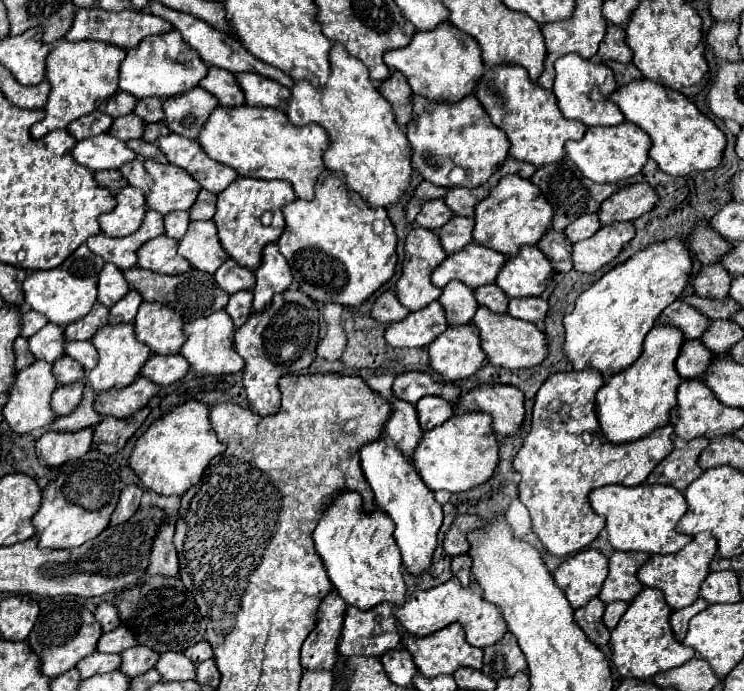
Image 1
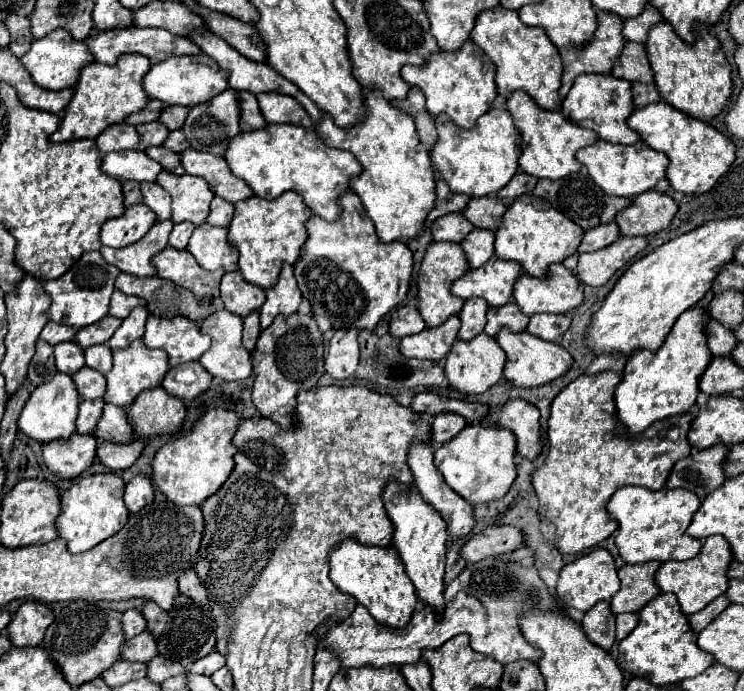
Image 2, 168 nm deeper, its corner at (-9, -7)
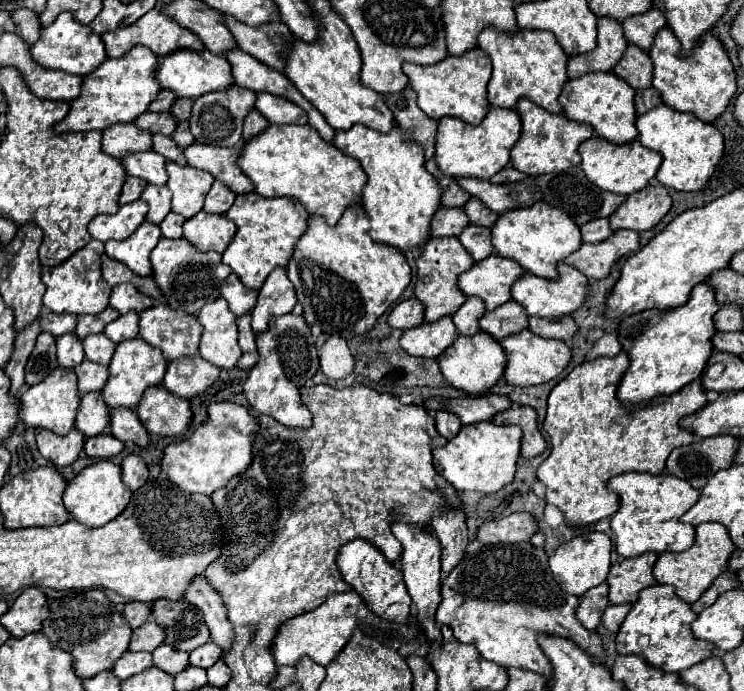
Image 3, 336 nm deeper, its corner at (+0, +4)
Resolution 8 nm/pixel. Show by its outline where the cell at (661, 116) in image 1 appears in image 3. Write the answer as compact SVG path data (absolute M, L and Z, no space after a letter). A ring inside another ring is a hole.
M660 104L660 108L652 108L652 112L646 112L644 116L638 116L636 128L638 128L638 140L646 148L658 150L664 158L656 174L656 180L674 190L684 192L702 190L708 178L714 174L716 164L720 162L724 152L724 138L718 128L698 120L690 112L676 112L666 104Z

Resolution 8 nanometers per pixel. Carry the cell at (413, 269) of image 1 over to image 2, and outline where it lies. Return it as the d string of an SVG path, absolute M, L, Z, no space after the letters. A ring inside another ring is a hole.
M429 243L423 265L421 265L421 273L419 273L419 281L417 281L417 289L419 289L419 313L425 319L427 327L437 327L441 323L445 323L451 315L459 315L461 307L463 307L463 299L451 295L451 285L455 279L459 279L461 275L465 275L465 271L469 269L465 251L459 243Z

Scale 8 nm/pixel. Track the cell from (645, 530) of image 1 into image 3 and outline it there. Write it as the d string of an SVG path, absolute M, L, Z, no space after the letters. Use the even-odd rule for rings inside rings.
M628 472L610 478L606 484L620 498L620 508L610 520L614 532L616 552L624 558L634 558L644 552L682 552L694 542L694 526L682 524L680 516L692 508L698 500L698 490L694 490L686 480L666 476L666 474L640 474Z

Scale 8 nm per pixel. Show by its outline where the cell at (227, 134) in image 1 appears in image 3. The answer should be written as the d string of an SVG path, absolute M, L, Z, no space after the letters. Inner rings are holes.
M256 94L256 110L270 122L270 126L248 140L238 156L238 166L254 184L254 190L260 196L292 196L298 198L310 214L324 216L330 226L334 226L344 208L360 202L360 190L366 184L366 174L358 160L340 152L336 146L324 142L320 134L310 128L306 112L272 94ZM278 124L278 126L276 126ZM280 124L306 124L306 126L280 126Z

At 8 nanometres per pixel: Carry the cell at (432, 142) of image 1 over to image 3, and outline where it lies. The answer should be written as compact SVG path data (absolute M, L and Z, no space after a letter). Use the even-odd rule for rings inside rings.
M490 106L486 118L478 124L466 124L458 118L440 118L436 132L436 164L450 178L478 178L488 180L502 170L510 160L510 148L518 140L522 122L516 110Z

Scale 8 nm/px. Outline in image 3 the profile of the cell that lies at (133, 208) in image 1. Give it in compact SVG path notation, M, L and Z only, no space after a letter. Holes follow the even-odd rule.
M134 200L132 204L120 206L116 214L100 214L88 224L88 232L96 240L124 240L128 238L146 218L148 204L144 200Z

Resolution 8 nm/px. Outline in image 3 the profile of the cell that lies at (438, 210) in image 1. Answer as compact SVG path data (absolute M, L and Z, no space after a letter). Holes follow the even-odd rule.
M442 206L430 224L430 236L458 236L468 226L468 216L462 208Z

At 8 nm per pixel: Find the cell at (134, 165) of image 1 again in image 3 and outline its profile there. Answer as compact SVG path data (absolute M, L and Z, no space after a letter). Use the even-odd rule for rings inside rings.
M148 184L140 198L150 206L146 220L152 224L160 224L170 212L170 190L166 186Z

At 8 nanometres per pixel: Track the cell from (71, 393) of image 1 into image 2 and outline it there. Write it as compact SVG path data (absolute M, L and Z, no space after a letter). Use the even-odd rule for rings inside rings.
M95 399L95 401L81 401L79 403L79 417L77 417L77 431L79 433L93 433L97 427L97 421L103 415L103 399Z

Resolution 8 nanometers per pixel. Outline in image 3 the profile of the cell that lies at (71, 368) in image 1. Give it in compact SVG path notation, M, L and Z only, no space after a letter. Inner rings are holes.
M84 360L82 364L78 364L74 368L76 376L78 376L78 390L80 394L86 394L86 392L98 392L104 388L106 380L108 380L108 368L106 366L100 366L96 362L90 362L90 360Z

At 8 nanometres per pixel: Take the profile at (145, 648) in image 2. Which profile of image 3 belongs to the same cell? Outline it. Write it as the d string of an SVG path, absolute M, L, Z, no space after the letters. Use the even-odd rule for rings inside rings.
M146 622L142 624L140 628L136 628L132 632L132 640L130 640L130 650L136 652L136 650L146 650L146 652L152 652L156 650L164 640L164 632L158 624L154 622Z

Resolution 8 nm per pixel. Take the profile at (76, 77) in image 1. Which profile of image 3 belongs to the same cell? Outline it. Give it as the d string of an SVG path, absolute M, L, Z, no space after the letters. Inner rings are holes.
M144 46L132 48L132 52L126 52L120 58L106 58L94 72L90 72L82 80L80 96L72 100L70 112L62 122L54 126L54 132L88 132L104 130L118 122L134 122L142 112L146 112L148 104L156 98L160 90L158 82L152 76L156 64L158 58Z

